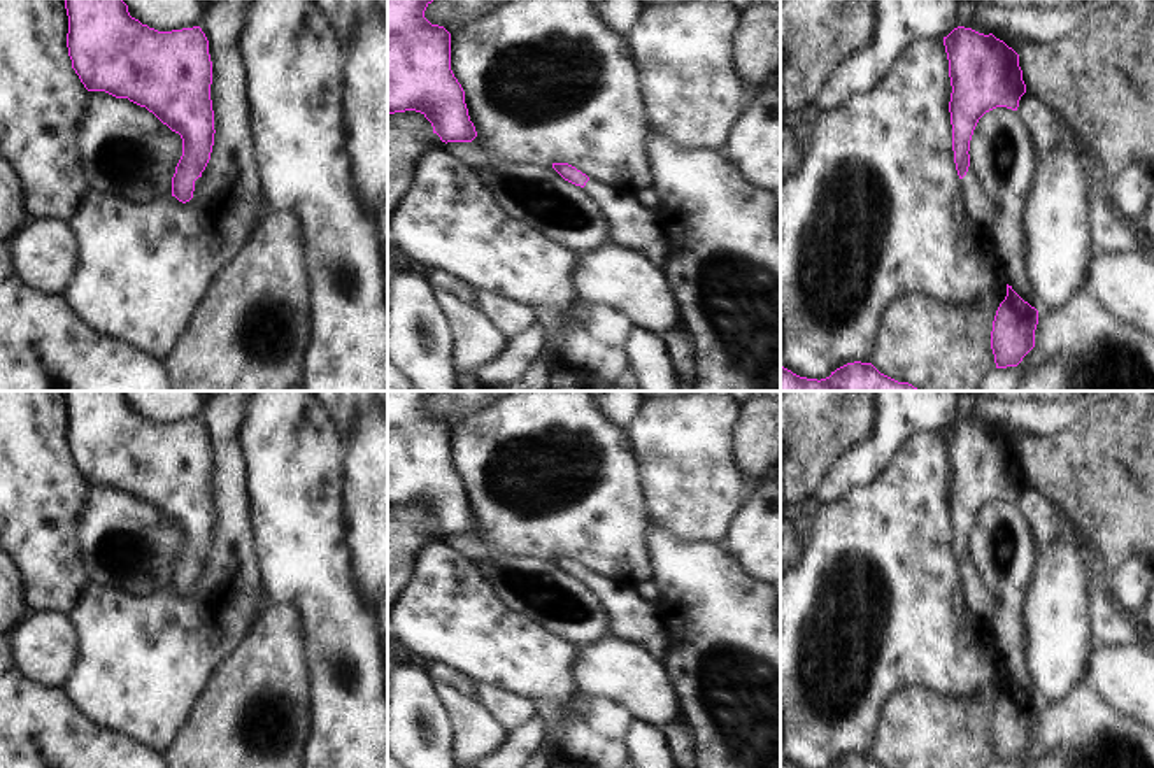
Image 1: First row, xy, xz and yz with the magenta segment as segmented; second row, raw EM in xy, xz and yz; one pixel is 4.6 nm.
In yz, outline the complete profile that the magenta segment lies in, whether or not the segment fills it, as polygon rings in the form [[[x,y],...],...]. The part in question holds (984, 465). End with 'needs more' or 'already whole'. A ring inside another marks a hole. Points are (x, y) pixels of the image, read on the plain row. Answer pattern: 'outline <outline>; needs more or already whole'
outline [[[965,419],[944,430],[944,438],[952,479],[949,494],[952,544],[963,594],[979,617],[991,621],[998,603],[970,559],[968,544],[973,523],[986,505],[996,500],[1017,503],[1026,486],[1019,447],[993,426],[984,428]]]; needs more

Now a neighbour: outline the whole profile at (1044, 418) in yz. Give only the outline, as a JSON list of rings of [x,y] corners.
[[[958,391],[959,417],[970,421],[979,417],[987,424],[1001,424],[1010,431],[1021,430],[1024,435],[1052,438],[1072,431],[1082,424],[1086,410],[1091,407],[1087,396],[1066,402],[1056,400],[1014,400],[1000,402]]]

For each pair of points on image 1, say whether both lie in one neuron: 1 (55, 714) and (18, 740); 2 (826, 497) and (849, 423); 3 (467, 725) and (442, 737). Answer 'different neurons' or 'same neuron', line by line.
1: same neuron
2: different neurons
3: different neurons

